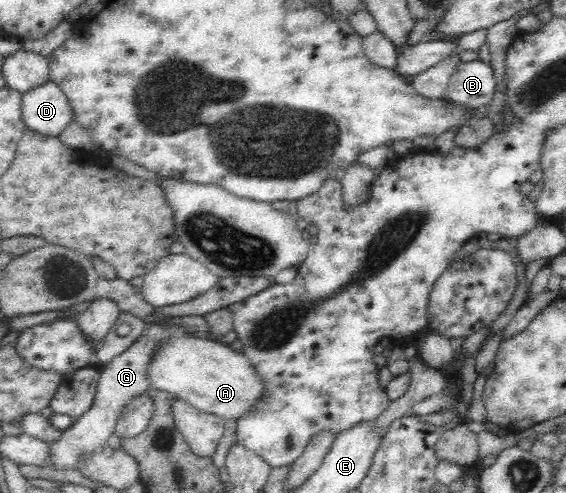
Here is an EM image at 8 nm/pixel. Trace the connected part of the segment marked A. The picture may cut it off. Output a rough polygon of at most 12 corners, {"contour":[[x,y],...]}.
{"contour":[[172,336],[154,388],[225,421],[250,413],[265,382],[229,345]]}

